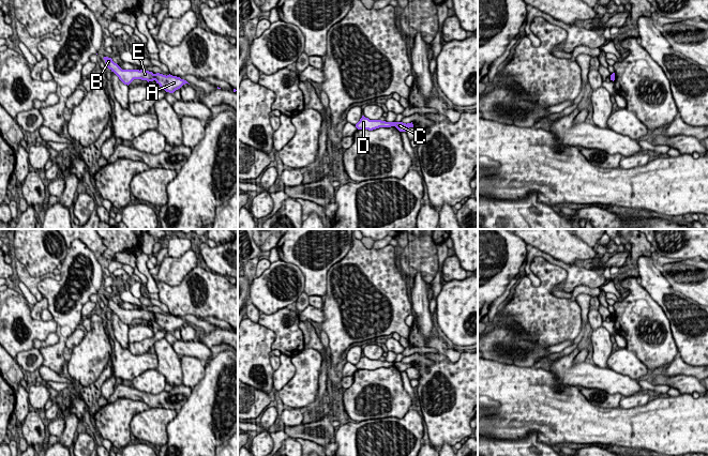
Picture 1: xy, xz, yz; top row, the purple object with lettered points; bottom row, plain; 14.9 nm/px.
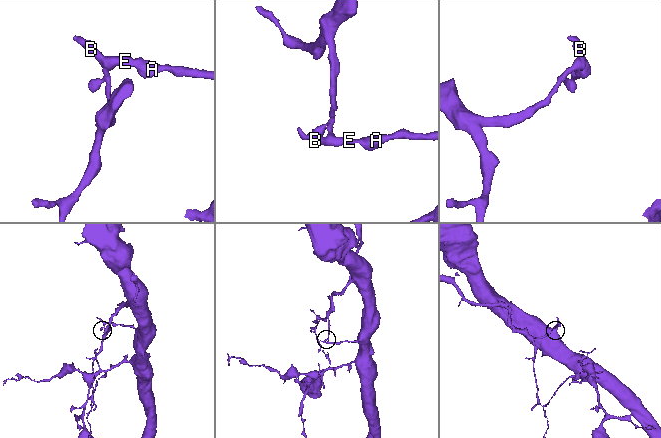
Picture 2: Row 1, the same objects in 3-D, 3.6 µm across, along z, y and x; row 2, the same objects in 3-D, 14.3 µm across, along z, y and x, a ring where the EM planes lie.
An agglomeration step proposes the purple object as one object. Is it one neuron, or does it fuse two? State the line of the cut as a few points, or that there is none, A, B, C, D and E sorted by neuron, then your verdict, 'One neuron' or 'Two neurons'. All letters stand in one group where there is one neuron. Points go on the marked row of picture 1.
Split along xy (153, 74), (155, 79). Groups: A C / B D E. Two neurons

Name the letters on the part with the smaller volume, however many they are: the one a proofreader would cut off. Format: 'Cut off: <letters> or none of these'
Cut off: B, D, E

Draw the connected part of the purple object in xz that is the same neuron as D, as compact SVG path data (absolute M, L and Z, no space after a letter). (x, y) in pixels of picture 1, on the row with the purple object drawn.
M362 116L360 121L356 124L356 127L358 130L368 130L368 131L373 131L379 127L391 127L391 126L394 126L394 122L386 122L381 120L370 120L364 116Z

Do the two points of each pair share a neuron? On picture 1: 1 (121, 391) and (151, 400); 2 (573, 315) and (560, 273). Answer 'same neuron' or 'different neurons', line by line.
1: same neuron
2: same neuron

